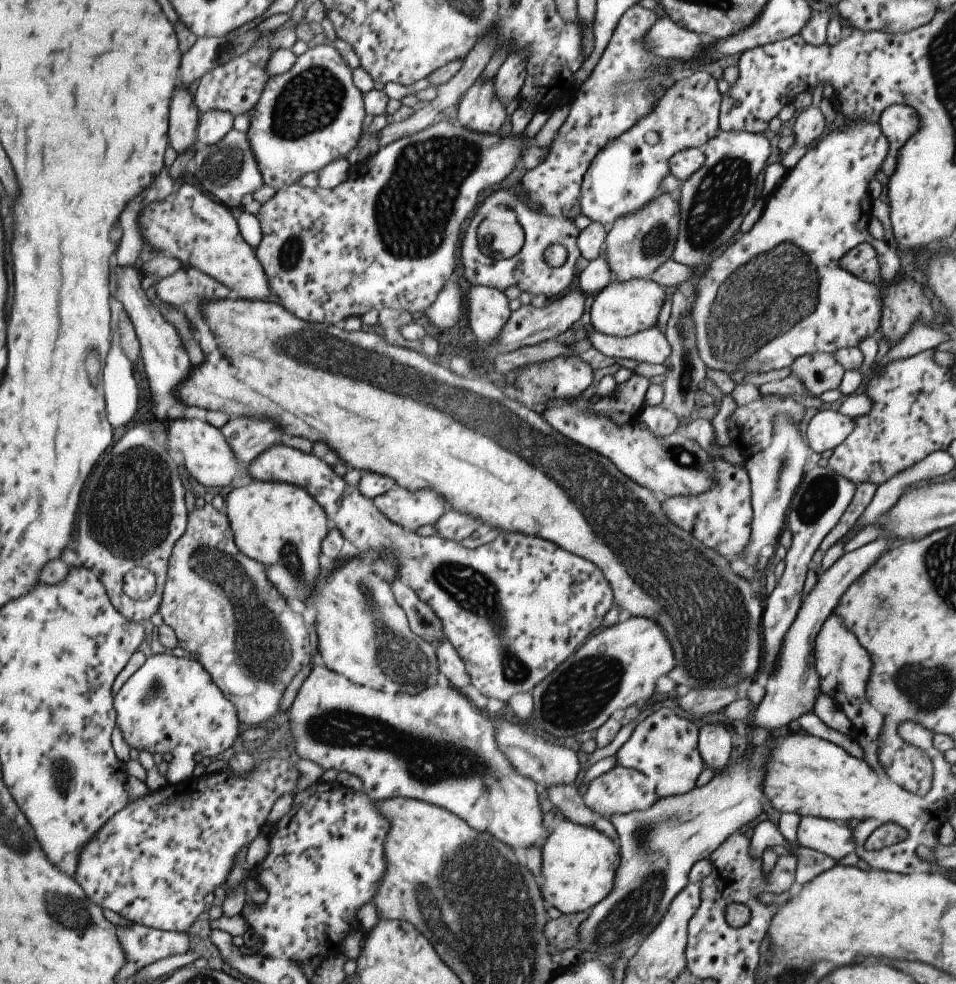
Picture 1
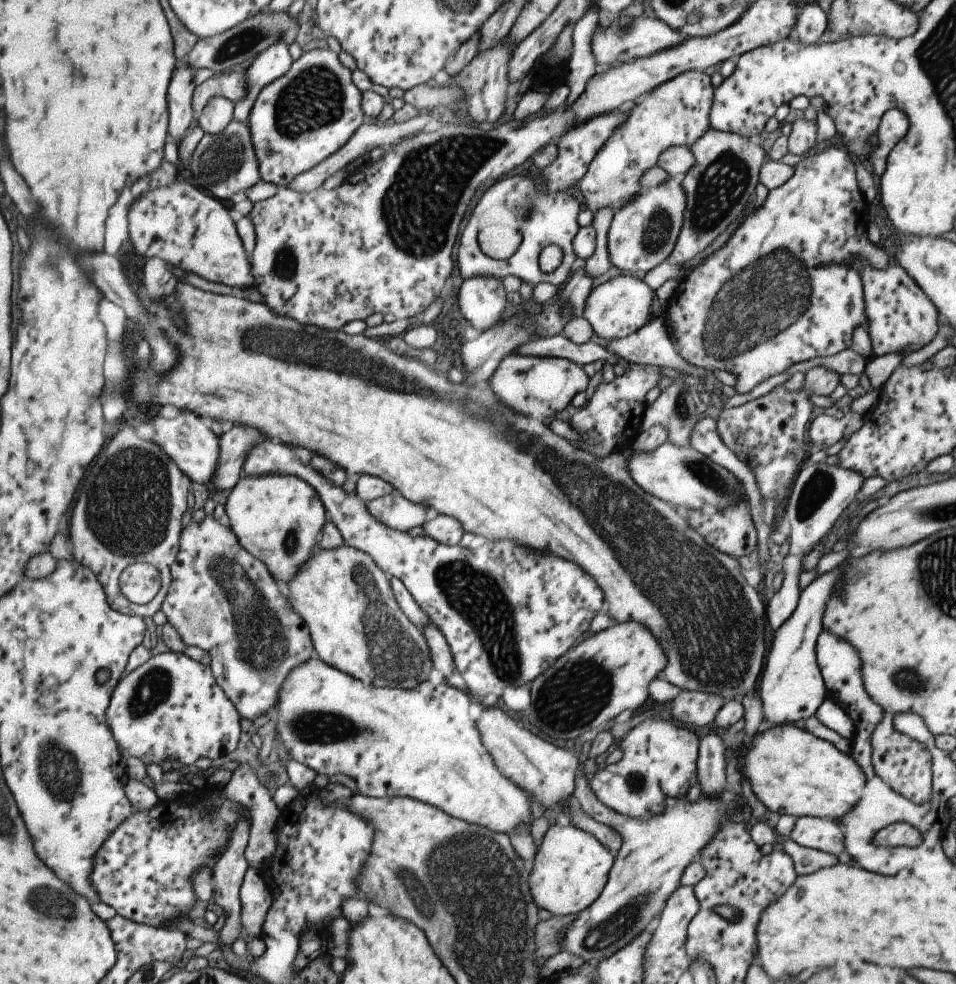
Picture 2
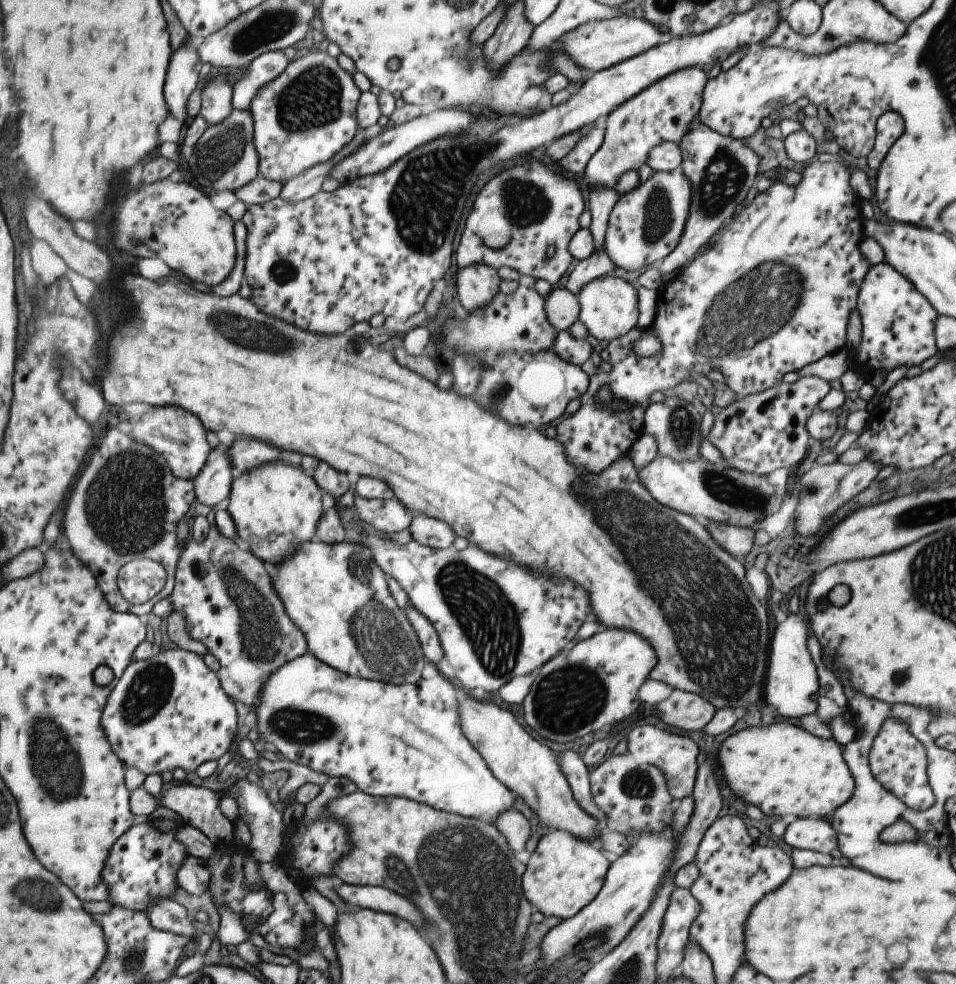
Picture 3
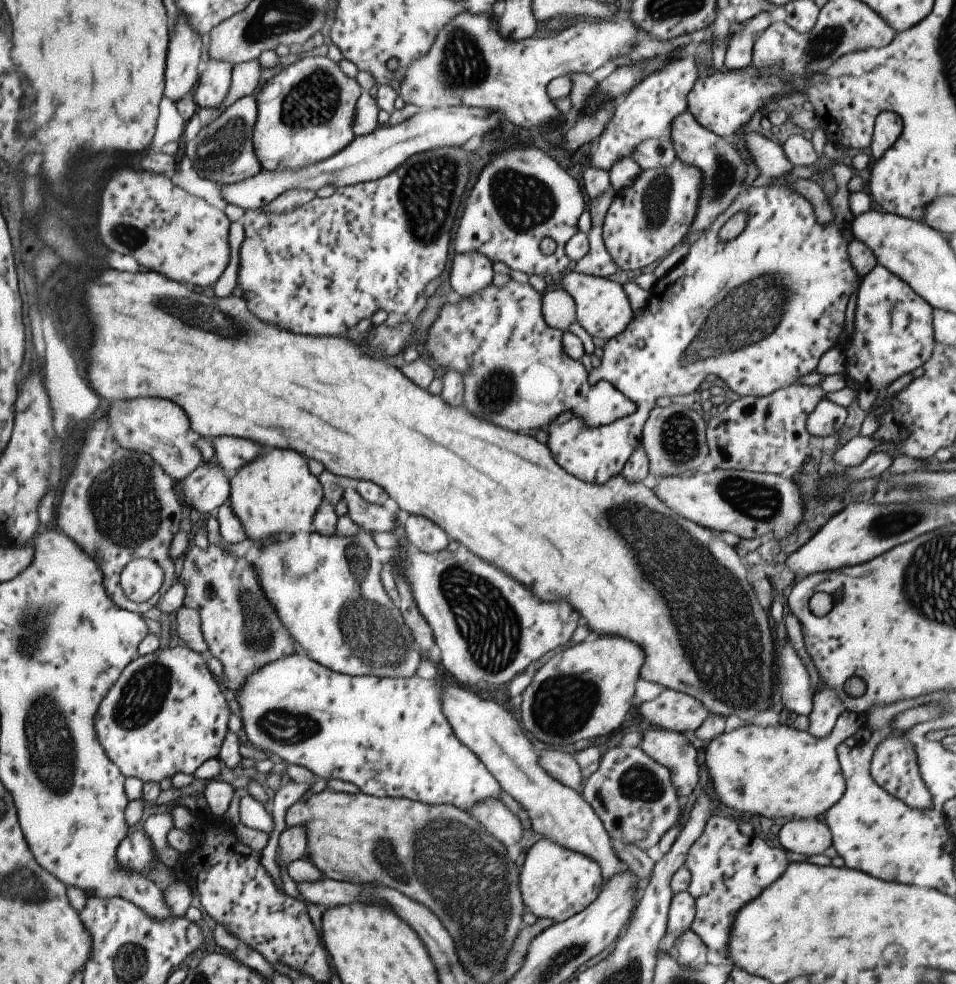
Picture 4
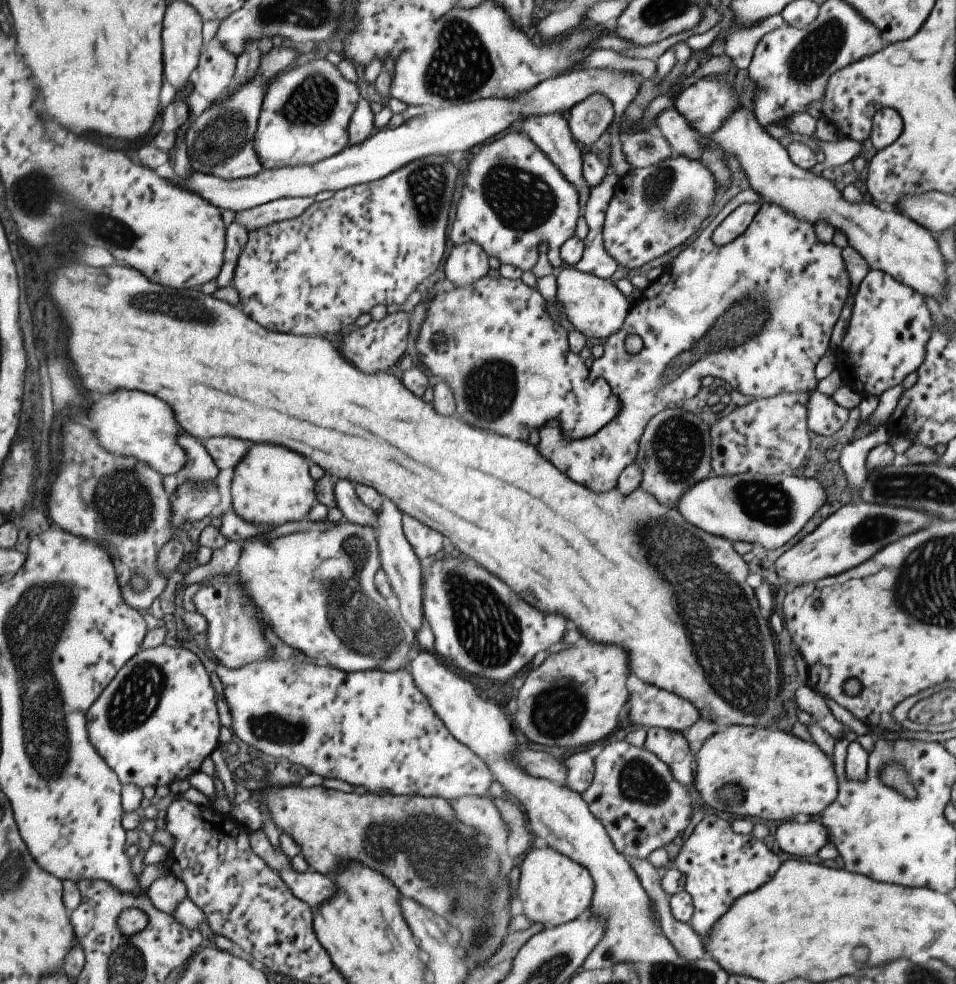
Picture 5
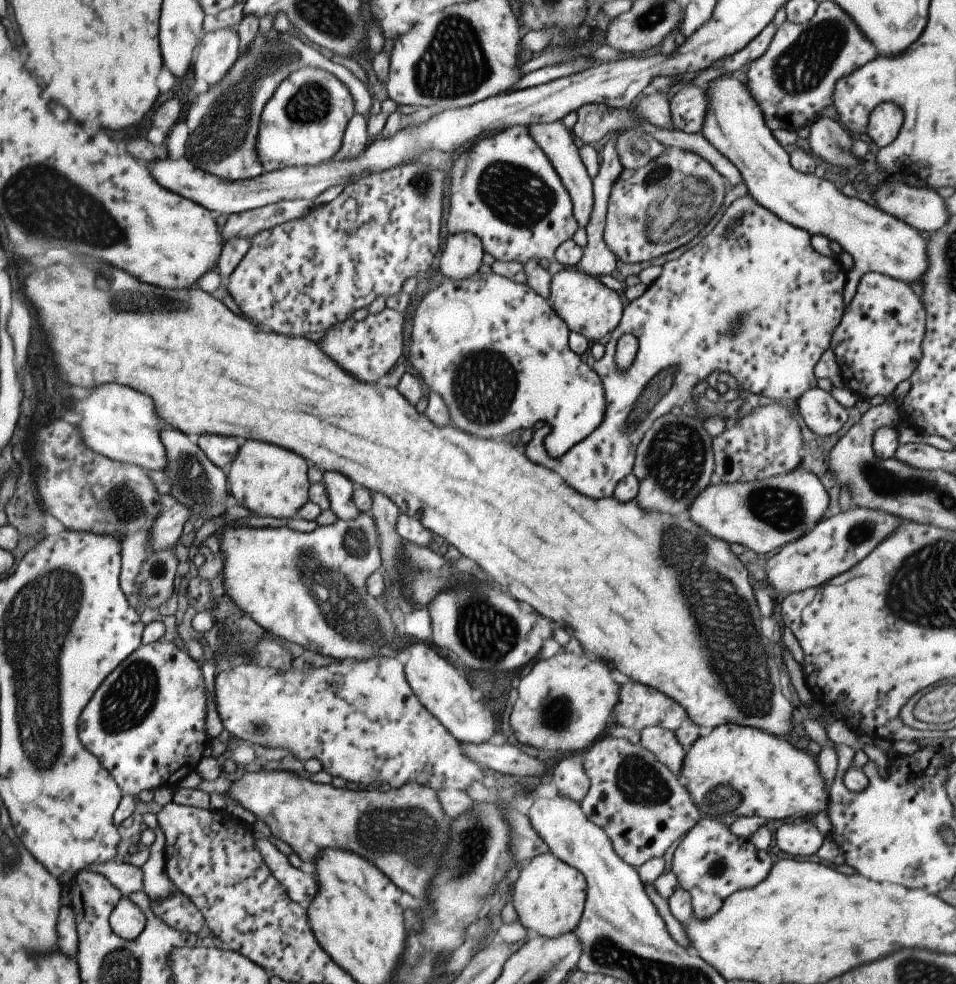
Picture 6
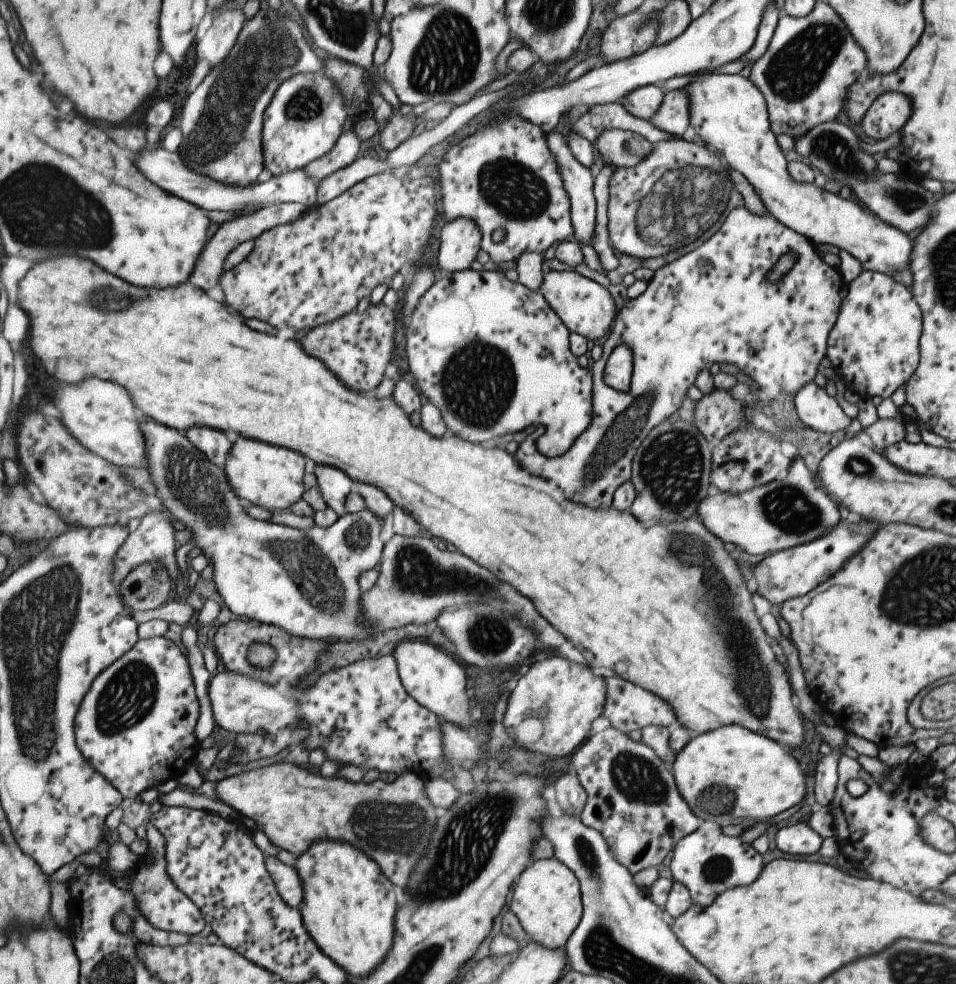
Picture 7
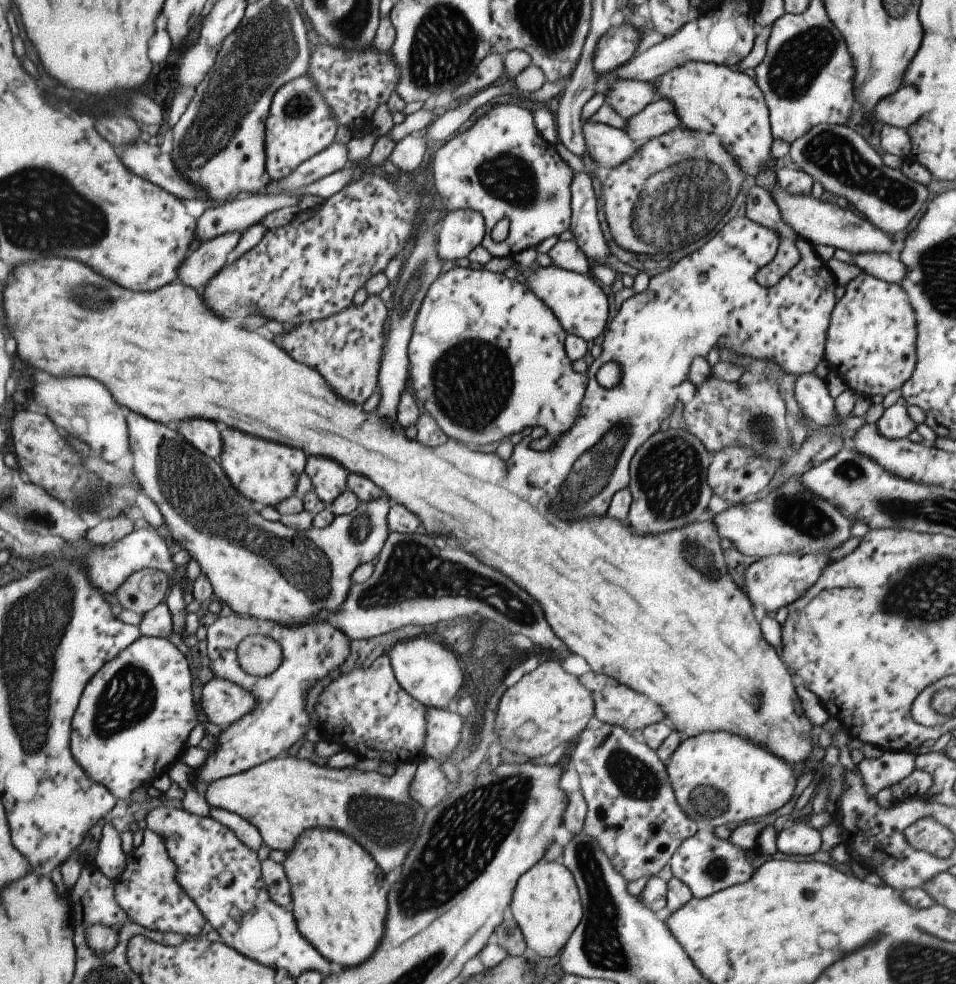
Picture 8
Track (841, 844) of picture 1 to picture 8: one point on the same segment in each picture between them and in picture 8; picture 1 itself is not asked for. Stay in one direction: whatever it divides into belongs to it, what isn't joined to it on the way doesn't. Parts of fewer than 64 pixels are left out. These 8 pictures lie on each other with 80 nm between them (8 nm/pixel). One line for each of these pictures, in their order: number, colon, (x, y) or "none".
2: (822, 834)
3: (807, 833)
4: (801, 836)
5: (800, 837)
6: (799, 839)
7: (800, 839)
8: (799, 839)

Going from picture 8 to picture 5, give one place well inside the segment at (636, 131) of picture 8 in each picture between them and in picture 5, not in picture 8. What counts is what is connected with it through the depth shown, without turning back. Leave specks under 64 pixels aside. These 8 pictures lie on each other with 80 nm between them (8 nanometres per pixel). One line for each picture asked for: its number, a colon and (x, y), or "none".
5: (704, 105)
6: (687, 106)
7: (671, 117)

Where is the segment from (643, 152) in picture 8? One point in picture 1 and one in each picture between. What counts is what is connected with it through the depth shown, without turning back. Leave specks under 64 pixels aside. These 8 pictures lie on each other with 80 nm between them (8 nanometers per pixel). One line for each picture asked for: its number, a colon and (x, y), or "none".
1: (635, 244)
2: (642, 232)
3: (645, 223)
4: (653, 213)
5: (653, 209)
6: (651, 210)
7: (669, 198)

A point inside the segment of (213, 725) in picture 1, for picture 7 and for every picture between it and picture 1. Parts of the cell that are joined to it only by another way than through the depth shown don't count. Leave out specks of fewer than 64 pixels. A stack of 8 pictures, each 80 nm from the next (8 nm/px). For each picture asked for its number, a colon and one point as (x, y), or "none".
2: (170, 707)
3: (168, 711)
4: (165, 714)
5: (160, 702)
6: (157, 691)
7: (136, 726)

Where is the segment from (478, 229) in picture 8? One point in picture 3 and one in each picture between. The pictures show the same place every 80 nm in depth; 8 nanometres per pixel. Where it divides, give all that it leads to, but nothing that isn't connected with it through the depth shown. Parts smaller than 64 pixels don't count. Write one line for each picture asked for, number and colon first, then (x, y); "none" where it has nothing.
3: (475, 284)
4: (470, 272)
5: (466, 262)
6: (462, 253)
7: (459, 239)

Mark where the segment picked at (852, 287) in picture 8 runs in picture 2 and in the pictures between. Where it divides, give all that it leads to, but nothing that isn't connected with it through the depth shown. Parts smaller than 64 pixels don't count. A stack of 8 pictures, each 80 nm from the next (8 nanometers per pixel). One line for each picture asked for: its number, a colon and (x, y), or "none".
2: (899, 318)
3: (897, 324)
4: (892, 334)
5: (889, 325)
6: (876, 345)
7: (873, 344)

